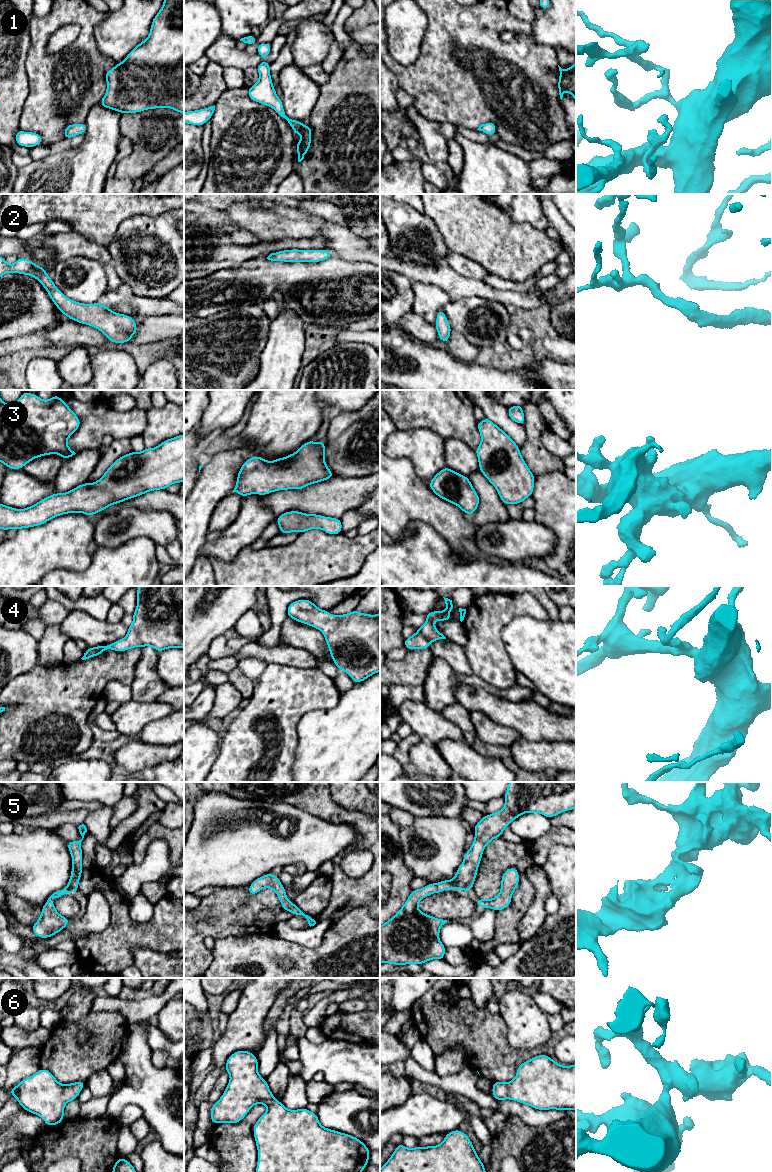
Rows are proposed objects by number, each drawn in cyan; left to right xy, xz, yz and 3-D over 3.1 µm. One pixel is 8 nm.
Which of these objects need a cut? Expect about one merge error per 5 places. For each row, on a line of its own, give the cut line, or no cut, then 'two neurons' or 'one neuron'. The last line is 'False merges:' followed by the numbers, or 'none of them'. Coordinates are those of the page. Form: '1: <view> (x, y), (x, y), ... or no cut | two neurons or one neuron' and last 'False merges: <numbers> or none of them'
1: no cut | one neuron
2: no cut | one neuron
3: no cut | one neuron
4: no cut | one neuron
5: no cut | one neuron
6: no cut | one neuron
False merges: none of them

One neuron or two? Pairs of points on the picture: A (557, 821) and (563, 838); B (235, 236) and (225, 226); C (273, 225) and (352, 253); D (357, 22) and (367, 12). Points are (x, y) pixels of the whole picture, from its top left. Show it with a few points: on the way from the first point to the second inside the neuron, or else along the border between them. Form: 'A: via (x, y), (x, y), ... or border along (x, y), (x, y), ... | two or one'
A: border along (552, 825), (565, 827) | two
B: via (233, 234), (227, 228) | one
C: via (293, 225), (316, 226), (332, 233) | one
D: via (359, 20), (365, 14) | one

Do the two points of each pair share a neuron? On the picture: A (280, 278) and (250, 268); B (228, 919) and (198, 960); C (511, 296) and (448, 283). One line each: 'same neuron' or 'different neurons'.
A: same neuron
B: same neuron
C: same neuron

